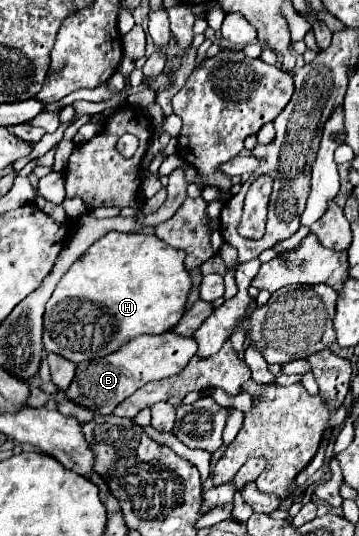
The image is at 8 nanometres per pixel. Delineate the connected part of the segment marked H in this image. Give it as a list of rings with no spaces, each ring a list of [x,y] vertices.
[[[117,231],[107,233],[69,267],[69,271],[55,287],[51,299],[47,301],[43,325],[45,349],[73,363],[81,363],[95,359],[97,355],[105,357],[139,335],[159,335],[169,331],[185,313],[185,303],[191,291],[191,277],[183,265],[183,259],[185,251],[177,251],[165,245],[155,235]]]

